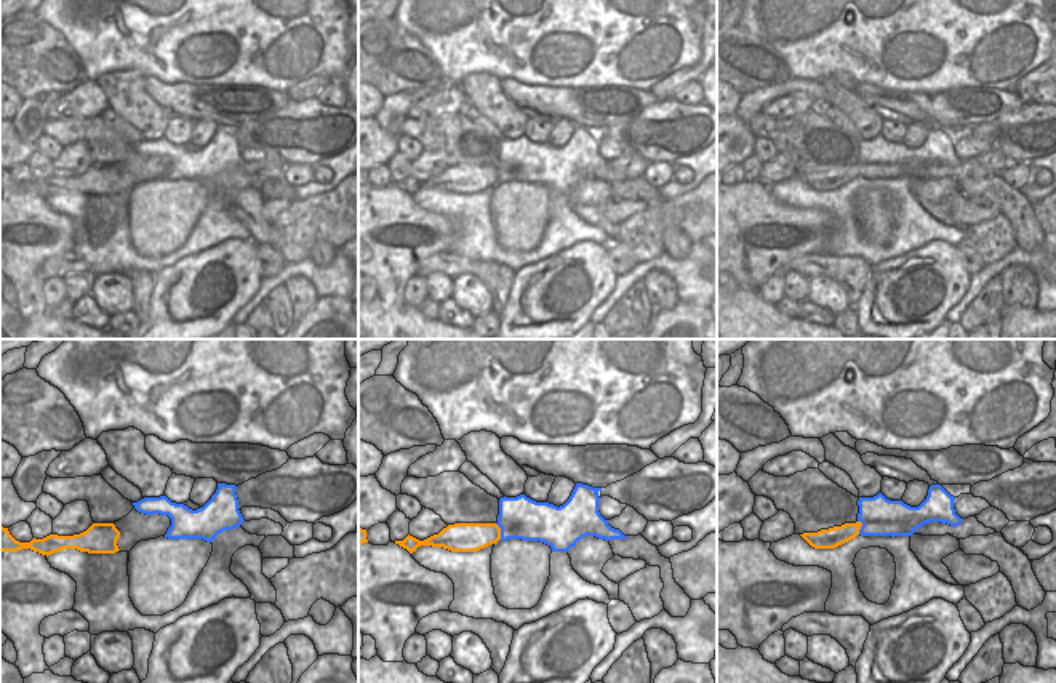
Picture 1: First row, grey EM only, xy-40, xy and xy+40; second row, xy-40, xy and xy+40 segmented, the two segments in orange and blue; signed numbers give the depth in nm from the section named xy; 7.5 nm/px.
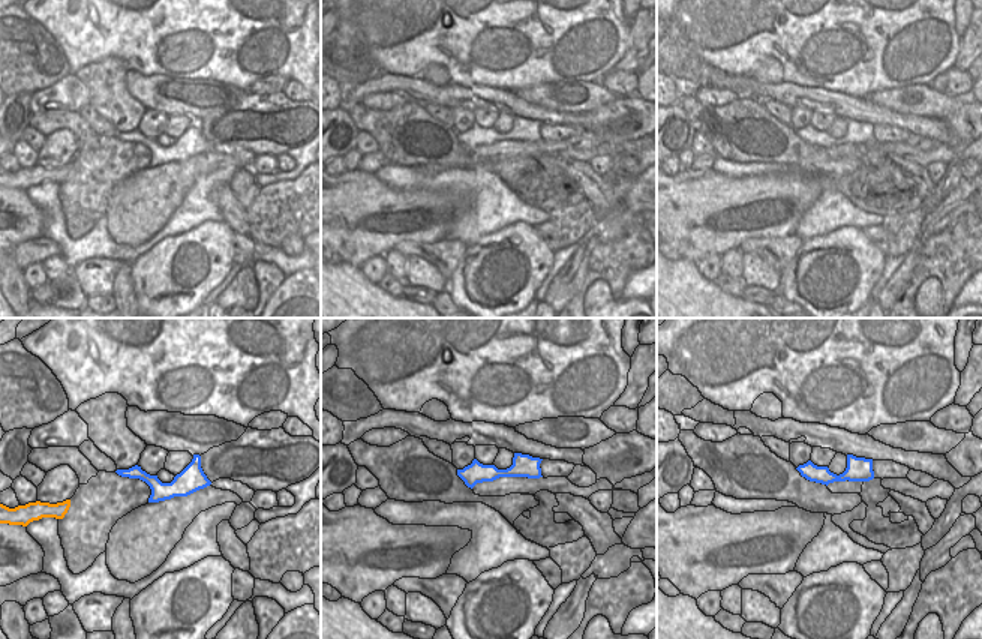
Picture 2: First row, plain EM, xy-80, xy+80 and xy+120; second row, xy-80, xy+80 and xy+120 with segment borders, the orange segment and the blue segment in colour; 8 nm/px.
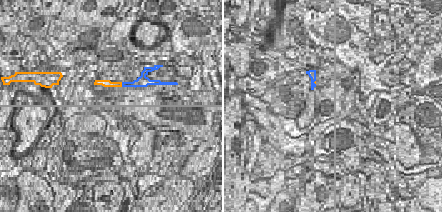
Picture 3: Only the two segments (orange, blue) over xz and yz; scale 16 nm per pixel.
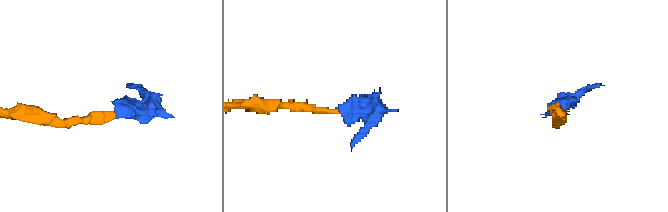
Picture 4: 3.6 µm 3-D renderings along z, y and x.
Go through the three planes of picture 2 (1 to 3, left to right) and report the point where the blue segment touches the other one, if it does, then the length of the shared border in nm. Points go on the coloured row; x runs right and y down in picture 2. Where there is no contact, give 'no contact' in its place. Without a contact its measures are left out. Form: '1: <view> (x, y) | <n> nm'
1: no contact
2: no contact
3: no contact

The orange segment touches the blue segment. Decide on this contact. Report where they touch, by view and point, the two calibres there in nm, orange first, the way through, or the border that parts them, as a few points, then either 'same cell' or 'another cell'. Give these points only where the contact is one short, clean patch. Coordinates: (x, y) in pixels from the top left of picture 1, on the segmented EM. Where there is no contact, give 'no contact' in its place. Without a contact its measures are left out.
xy (500, 531) | 220/320 nm | another cell

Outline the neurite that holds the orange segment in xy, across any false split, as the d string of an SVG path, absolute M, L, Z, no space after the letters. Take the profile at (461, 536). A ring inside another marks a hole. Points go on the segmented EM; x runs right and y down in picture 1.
M454 523L443 528L424 541L406 536L403 541L395 541L410 553L421 545L443 547L451 552L477 552L501 539L501 528L496 523Z

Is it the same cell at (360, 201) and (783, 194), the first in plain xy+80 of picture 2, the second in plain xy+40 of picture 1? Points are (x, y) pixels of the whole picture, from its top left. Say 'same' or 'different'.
different

